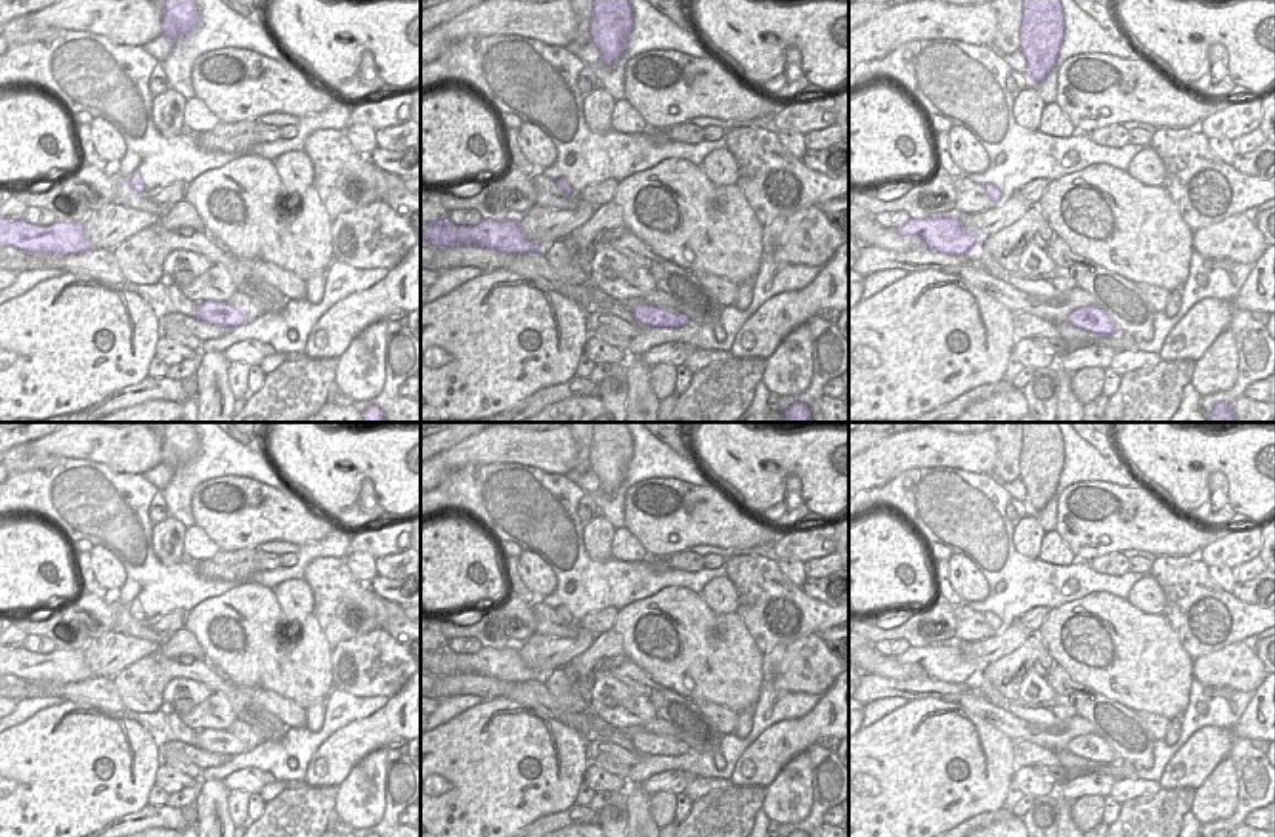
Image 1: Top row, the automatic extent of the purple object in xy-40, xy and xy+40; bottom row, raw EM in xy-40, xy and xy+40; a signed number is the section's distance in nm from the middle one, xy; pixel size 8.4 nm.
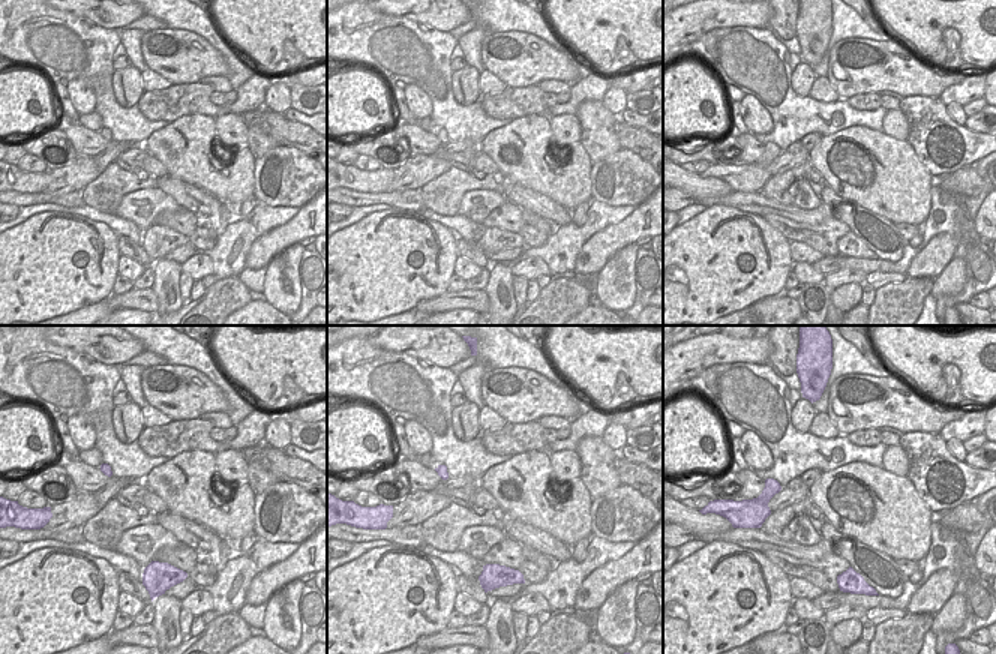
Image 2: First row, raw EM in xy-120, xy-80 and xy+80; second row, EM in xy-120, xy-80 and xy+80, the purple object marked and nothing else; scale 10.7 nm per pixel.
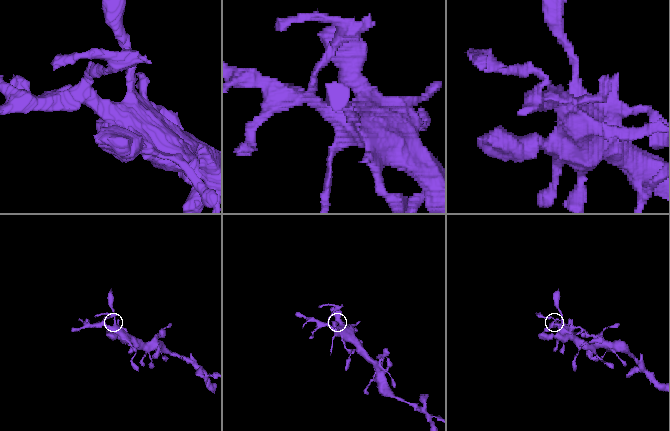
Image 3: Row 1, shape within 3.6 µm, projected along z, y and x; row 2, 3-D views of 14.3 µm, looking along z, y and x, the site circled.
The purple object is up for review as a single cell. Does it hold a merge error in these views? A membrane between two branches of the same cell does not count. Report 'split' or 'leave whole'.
leave whole

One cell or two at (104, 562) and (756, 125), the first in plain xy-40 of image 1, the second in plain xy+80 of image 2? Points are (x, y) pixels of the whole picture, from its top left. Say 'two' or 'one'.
one

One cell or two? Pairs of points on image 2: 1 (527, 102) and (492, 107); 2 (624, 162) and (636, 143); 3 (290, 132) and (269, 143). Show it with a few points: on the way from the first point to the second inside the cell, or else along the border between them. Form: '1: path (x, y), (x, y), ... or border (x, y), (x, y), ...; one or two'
1: path (518, 102), (501, 107); one
2: border (621, 147), (630, 149), (647, 162); two
3: border (248, 123), (257, 123), (278, 146); two

